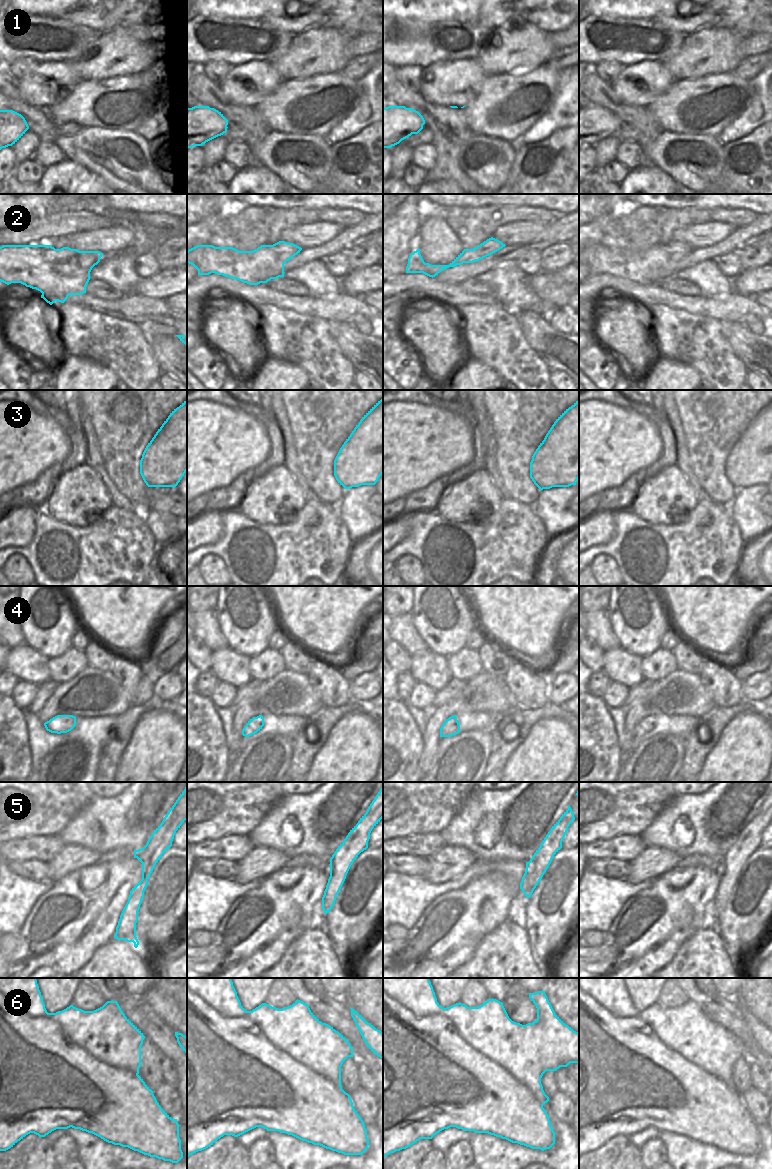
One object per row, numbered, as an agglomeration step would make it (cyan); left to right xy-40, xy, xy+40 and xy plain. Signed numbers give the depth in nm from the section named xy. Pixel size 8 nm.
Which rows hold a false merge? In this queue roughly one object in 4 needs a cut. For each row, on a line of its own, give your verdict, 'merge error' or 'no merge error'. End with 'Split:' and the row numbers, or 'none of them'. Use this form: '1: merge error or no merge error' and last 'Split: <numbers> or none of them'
1: no merge error
2: no merge error
3: merge error
4: no merge error
5: no merge error
6: merge error
Split: 3, 6

